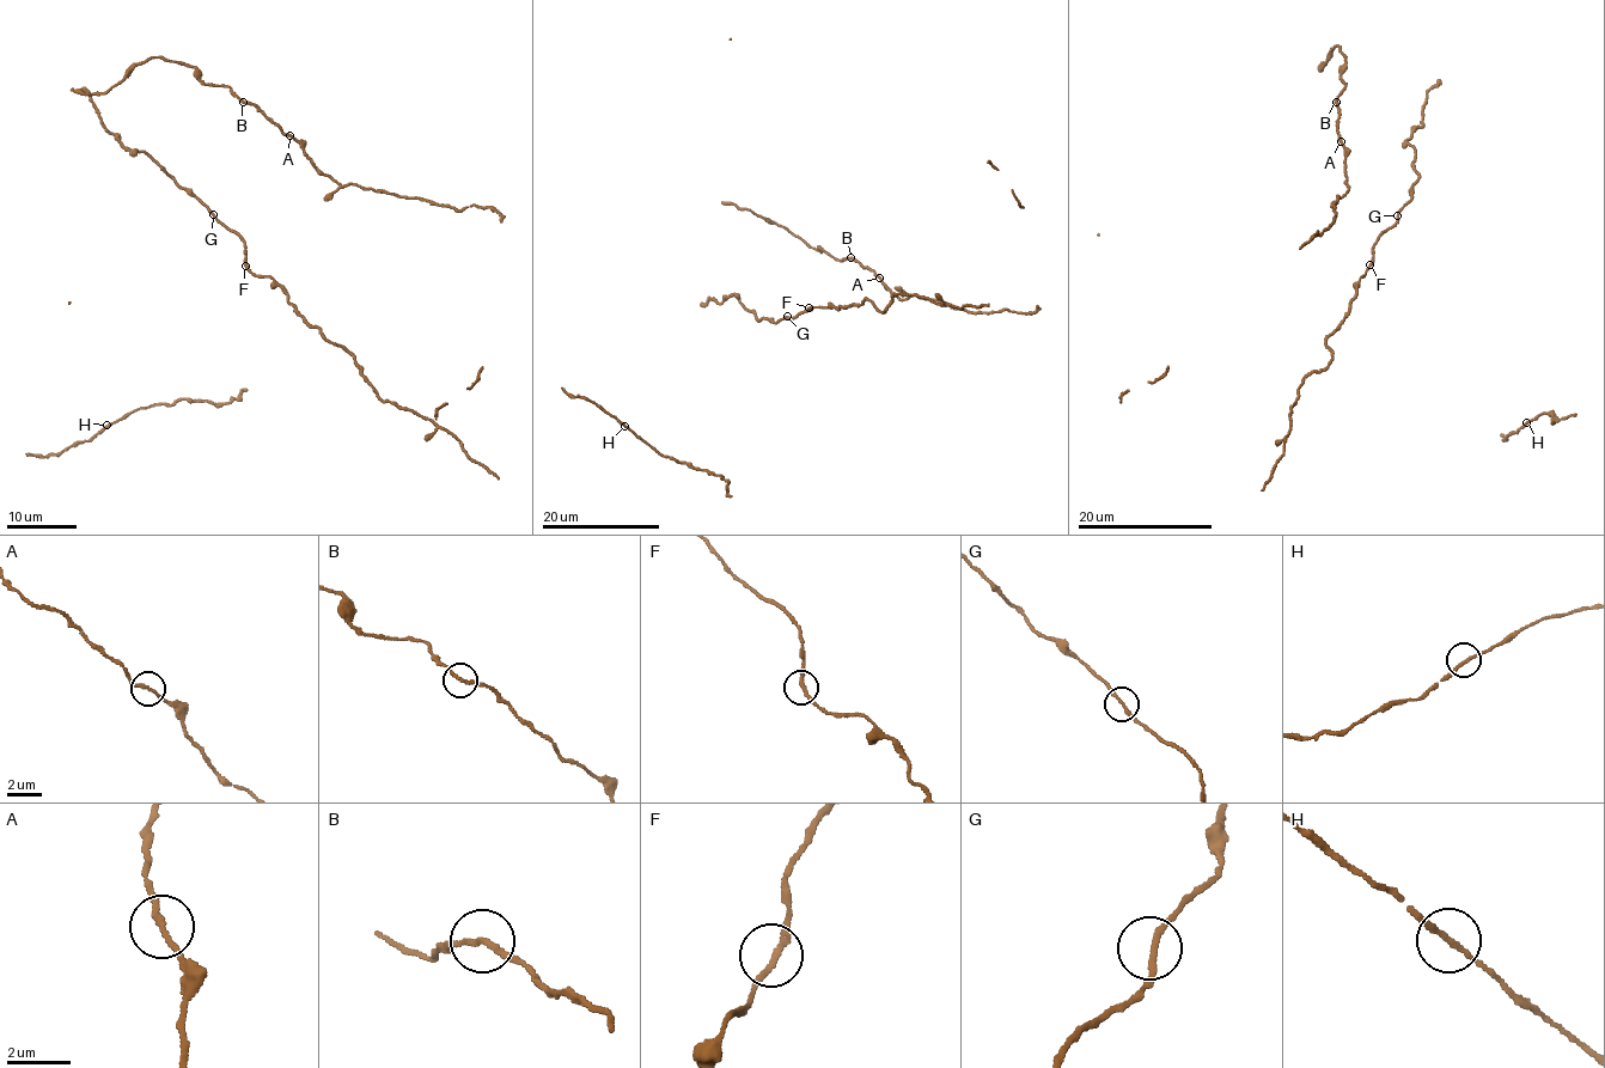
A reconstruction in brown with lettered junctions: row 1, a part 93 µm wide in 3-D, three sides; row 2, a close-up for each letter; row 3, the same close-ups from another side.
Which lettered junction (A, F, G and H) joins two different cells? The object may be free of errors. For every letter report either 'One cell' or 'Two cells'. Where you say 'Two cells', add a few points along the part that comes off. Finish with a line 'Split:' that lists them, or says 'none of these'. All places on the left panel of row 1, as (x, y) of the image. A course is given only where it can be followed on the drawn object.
A: One cell
F: One cell
G: One cell
H: One cell
Split: none of these

